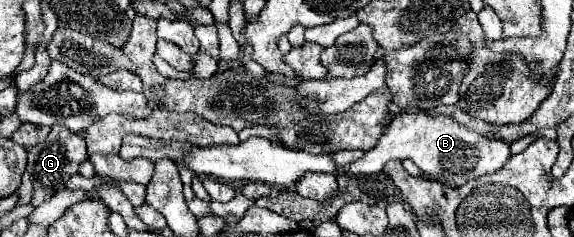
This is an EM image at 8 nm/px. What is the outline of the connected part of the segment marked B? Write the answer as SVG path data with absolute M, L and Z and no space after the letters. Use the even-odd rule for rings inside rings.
M410 110L410 114L394 118L380 136L378 144L344 170L346 174L368 176L380 172L382 166L390 160L406 158L410 158L424 174L444 182L444 186L460 188L472 178L502 170L510 158L510 144L502 140L488 140L480 134L474 134L472 130L456 124L456 120L448 116L428 116L424 112Z

